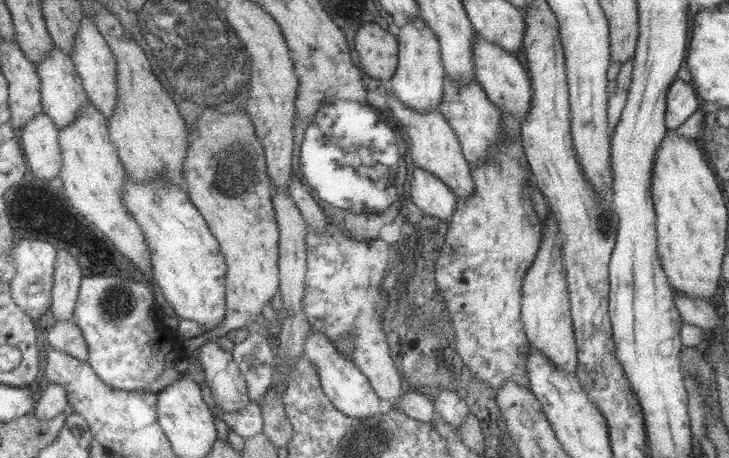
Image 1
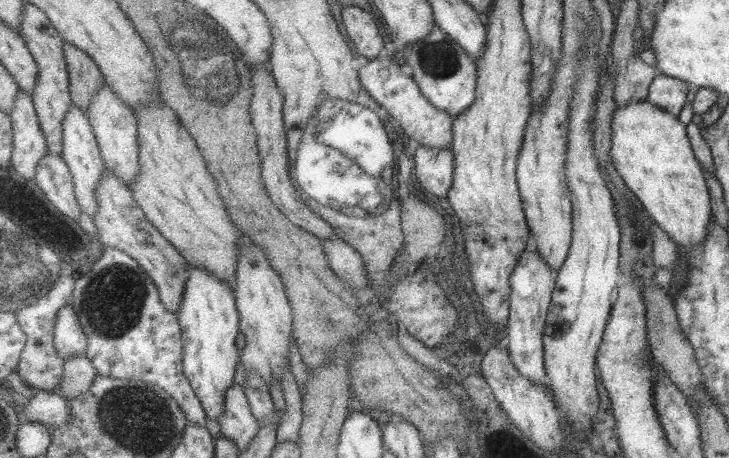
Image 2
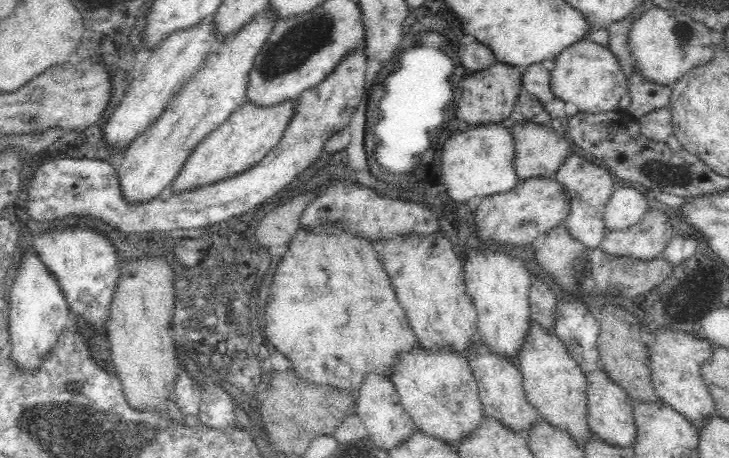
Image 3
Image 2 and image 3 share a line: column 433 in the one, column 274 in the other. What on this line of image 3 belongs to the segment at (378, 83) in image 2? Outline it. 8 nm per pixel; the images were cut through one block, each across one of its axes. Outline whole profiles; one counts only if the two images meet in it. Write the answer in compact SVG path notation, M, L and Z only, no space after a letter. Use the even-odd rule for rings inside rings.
M296 99L270 106L256 105L252 101L240 105L195 146L170 188L175 194L184 193L185 190L194 190L200 185L212 185L236 176L237 173L246 172L254 164L258 164L270 150L276 148L295 114L295 108Z

